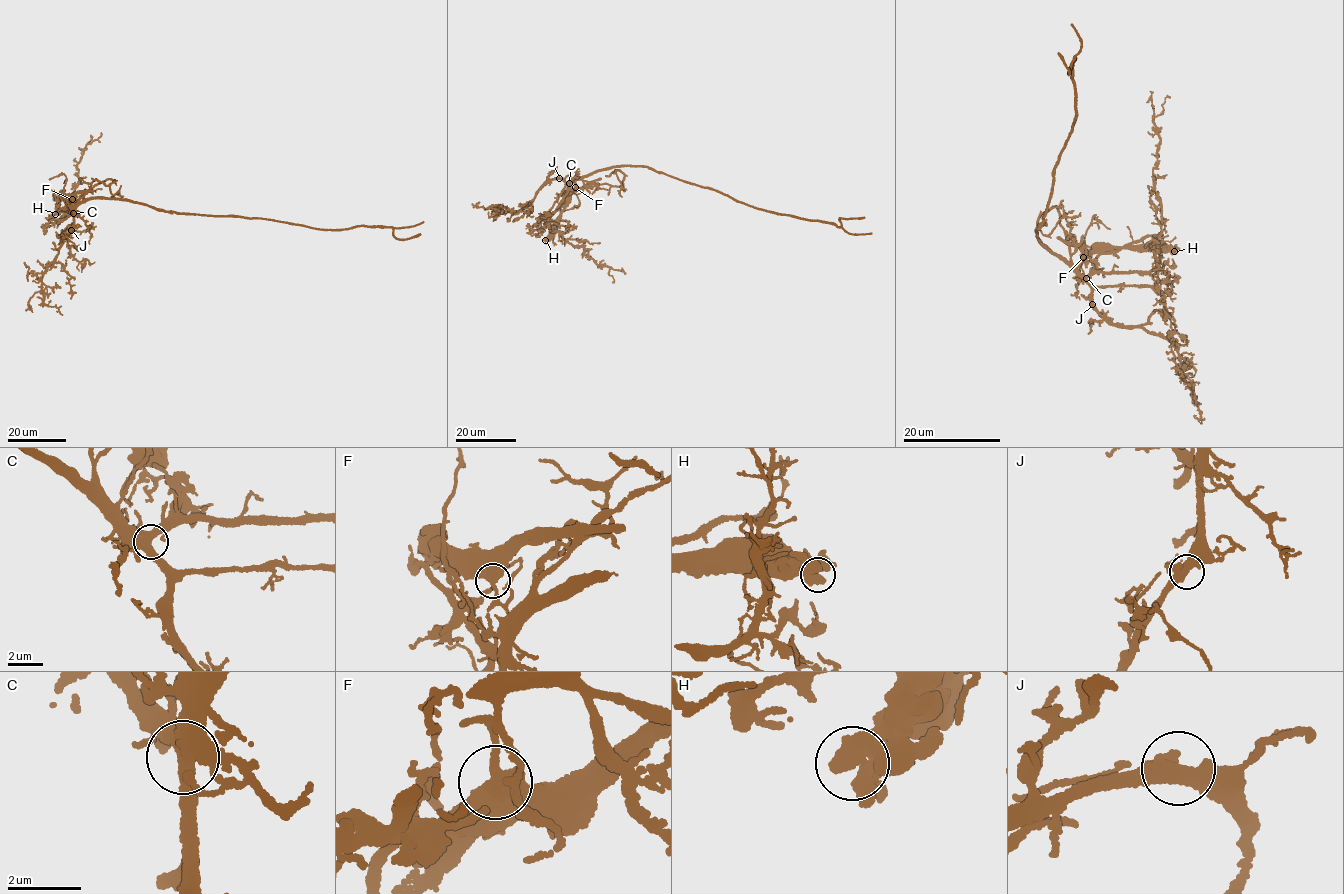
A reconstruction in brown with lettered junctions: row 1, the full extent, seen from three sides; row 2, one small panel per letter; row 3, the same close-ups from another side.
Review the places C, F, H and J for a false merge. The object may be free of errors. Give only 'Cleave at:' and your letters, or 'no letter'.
Cleave at: F

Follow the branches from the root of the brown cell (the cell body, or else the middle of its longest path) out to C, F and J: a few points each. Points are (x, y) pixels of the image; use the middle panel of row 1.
C: (655, 171), (641, 166), (615, 167), (591, 172), (569, 183)
F: (655, 171), (641, 166), (604, 169), (578, 178), (575, 188)
J: (655, 171), (626, 166), (604, 169), (565, 182), (559, 178)

